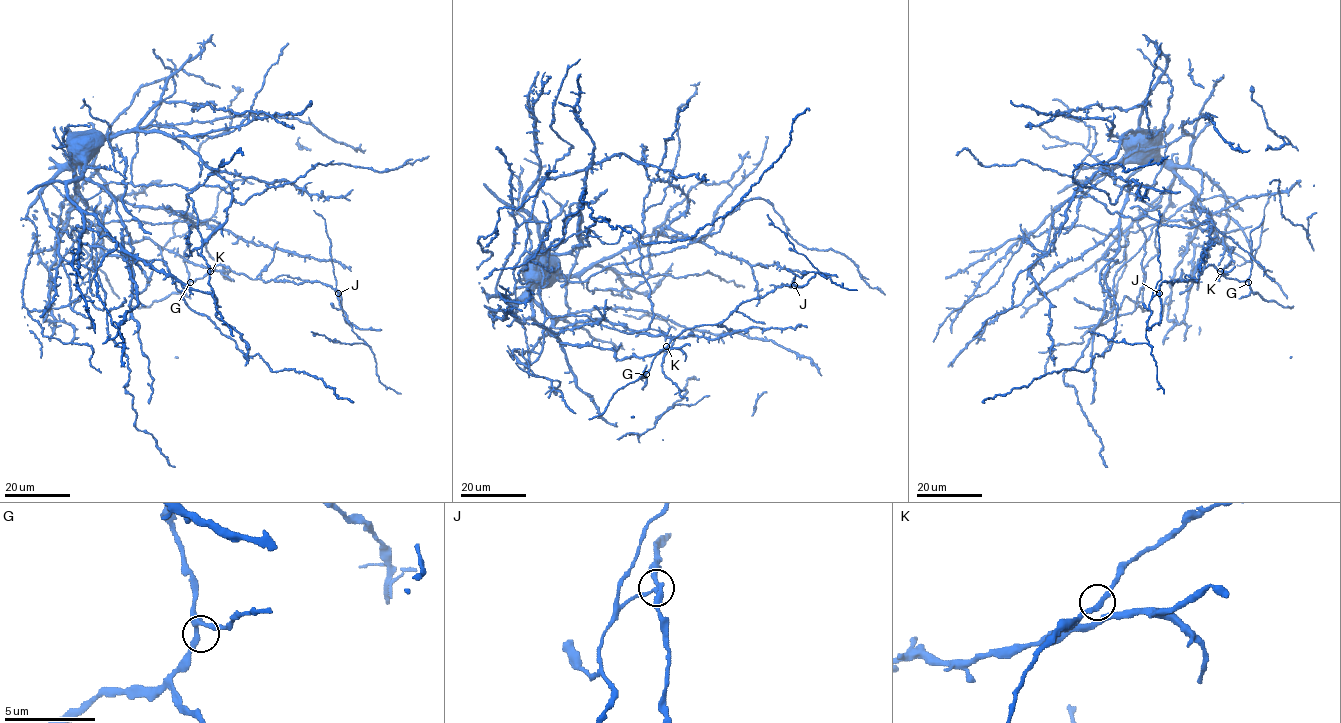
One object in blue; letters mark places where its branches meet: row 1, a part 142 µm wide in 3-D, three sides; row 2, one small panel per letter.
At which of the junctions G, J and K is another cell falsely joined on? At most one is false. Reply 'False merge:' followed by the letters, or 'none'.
False merge: J

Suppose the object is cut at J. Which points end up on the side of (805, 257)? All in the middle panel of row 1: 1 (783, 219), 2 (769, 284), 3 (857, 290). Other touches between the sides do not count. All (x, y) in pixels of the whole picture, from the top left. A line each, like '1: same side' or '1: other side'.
1: other side
2: same side
3: same side

